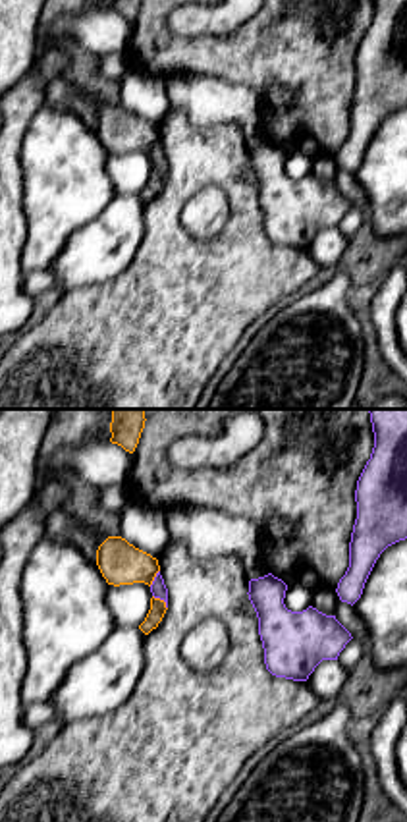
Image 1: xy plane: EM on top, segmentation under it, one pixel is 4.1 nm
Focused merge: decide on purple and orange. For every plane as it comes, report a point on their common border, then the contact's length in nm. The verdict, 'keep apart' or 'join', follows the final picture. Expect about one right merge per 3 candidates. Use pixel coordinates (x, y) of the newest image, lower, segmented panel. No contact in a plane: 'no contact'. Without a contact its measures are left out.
contact (162, 599); length 90 nm

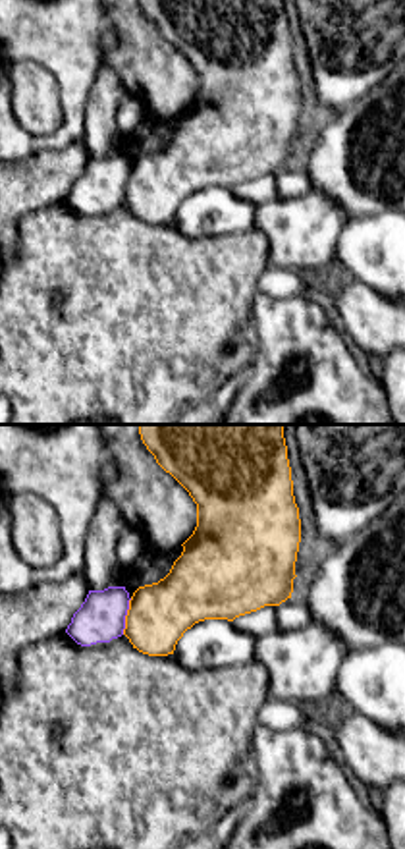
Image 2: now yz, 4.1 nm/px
contact (126, 614); length 160 nm

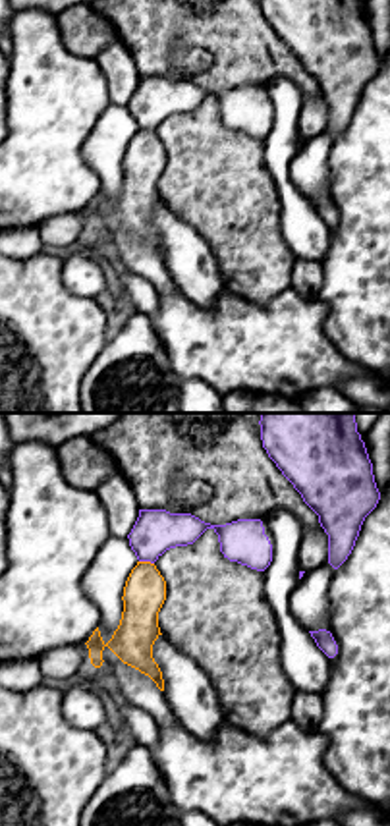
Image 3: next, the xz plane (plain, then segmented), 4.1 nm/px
contact (147, 560); length 70 nm

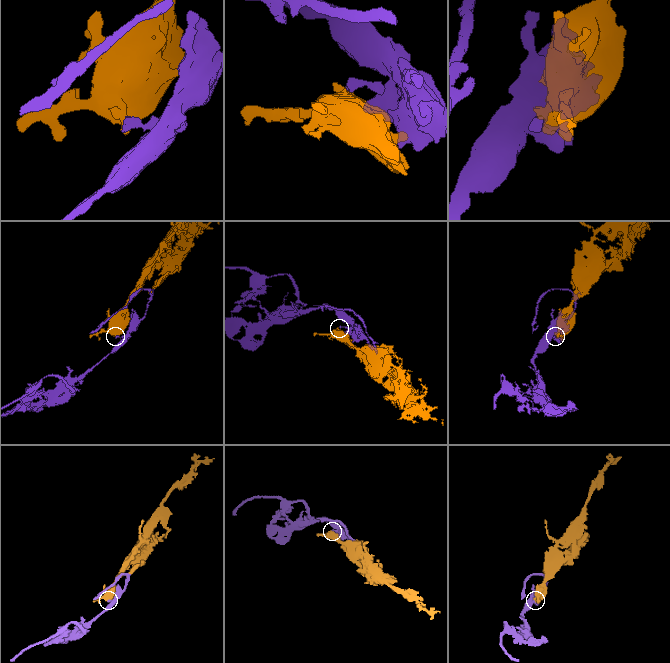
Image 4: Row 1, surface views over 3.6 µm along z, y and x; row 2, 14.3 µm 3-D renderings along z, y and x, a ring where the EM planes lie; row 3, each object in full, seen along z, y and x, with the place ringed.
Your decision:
join

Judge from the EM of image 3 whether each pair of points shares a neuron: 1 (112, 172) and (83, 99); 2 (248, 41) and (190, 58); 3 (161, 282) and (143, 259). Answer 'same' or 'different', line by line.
1: different
2: different
3: same

